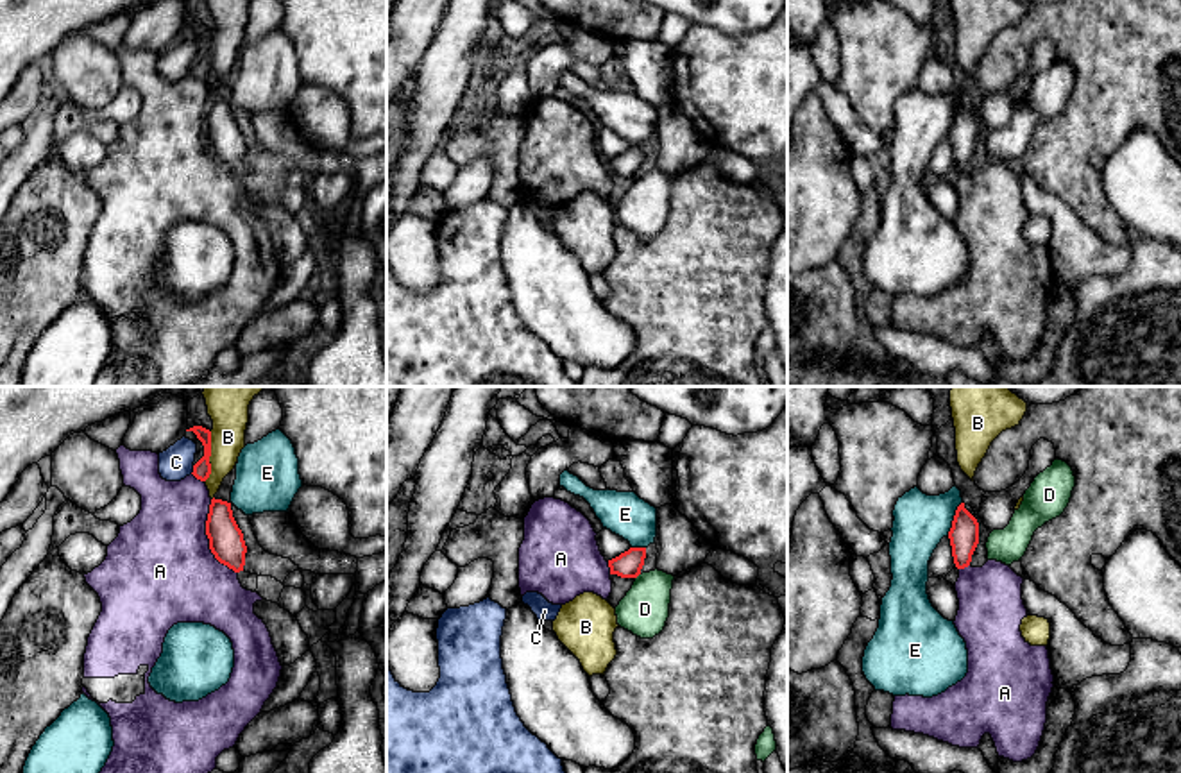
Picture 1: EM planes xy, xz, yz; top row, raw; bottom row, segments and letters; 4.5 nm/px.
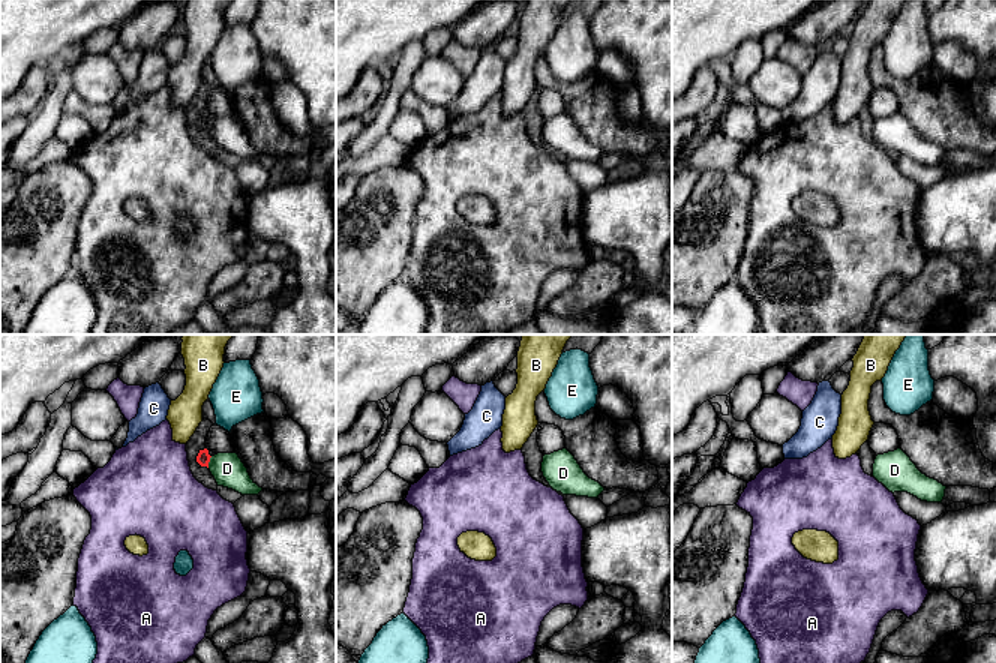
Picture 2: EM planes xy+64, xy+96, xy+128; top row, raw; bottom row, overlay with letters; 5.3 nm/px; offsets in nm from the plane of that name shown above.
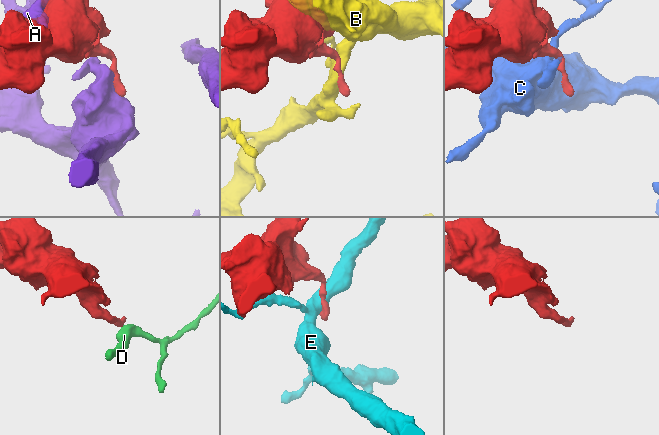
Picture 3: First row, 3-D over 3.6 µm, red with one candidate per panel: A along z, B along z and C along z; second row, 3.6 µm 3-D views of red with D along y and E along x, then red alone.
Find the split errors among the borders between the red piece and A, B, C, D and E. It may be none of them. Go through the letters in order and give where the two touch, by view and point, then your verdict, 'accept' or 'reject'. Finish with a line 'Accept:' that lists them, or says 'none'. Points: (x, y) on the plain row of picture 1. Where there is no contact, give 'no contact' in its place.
A: xy (208, 136) | reject
B: xy (210, 54) | reject
C: xy (194, 68) | reject
D: xz (637, 174) | reject
E: yz (954, 117) | reject
Accept: none

